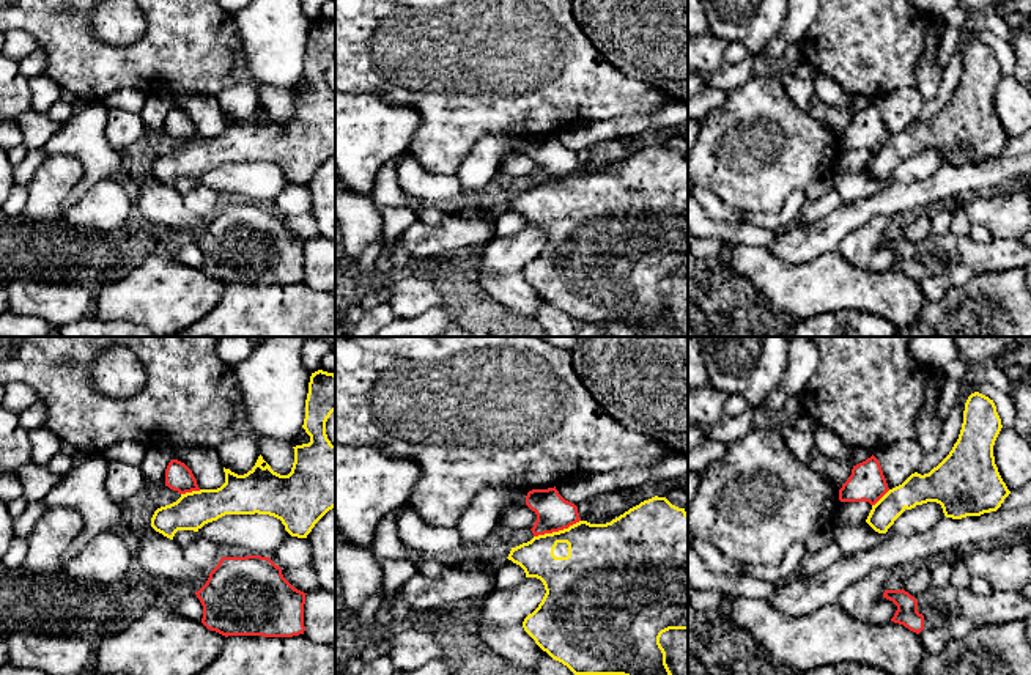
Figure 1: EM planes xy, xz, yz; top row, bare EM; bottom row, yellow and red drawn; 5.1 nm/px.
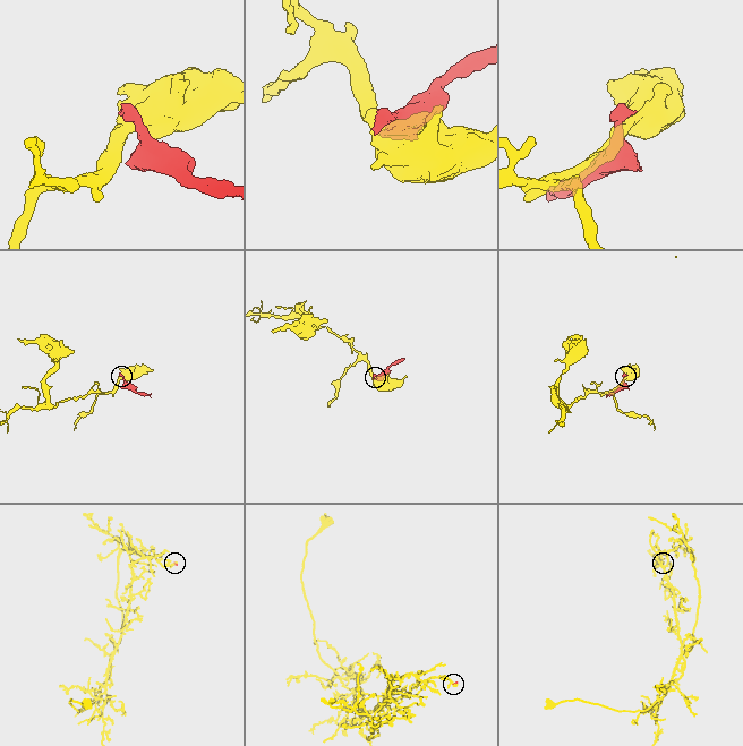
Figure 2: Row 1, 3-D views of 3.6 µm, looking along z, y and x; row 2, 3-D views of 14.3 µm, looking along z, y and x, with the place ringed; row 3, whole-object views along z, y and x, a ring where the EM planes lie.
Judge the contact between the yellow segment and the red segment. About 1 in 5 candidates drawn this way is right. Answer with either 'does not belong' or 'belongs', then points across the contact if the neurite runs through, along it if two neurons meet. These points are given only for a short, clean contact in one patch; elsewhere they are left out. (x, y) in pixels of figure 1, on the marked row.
does not belong; border xz (580, 520), (567, 527), (534, 537)

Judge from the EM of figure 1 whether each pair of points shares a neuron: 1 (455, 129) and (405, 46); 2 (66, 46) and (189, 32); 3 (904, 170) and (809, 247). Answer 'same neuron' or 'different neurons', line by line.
1: same neuron
2: same neuron
3: different neurons

